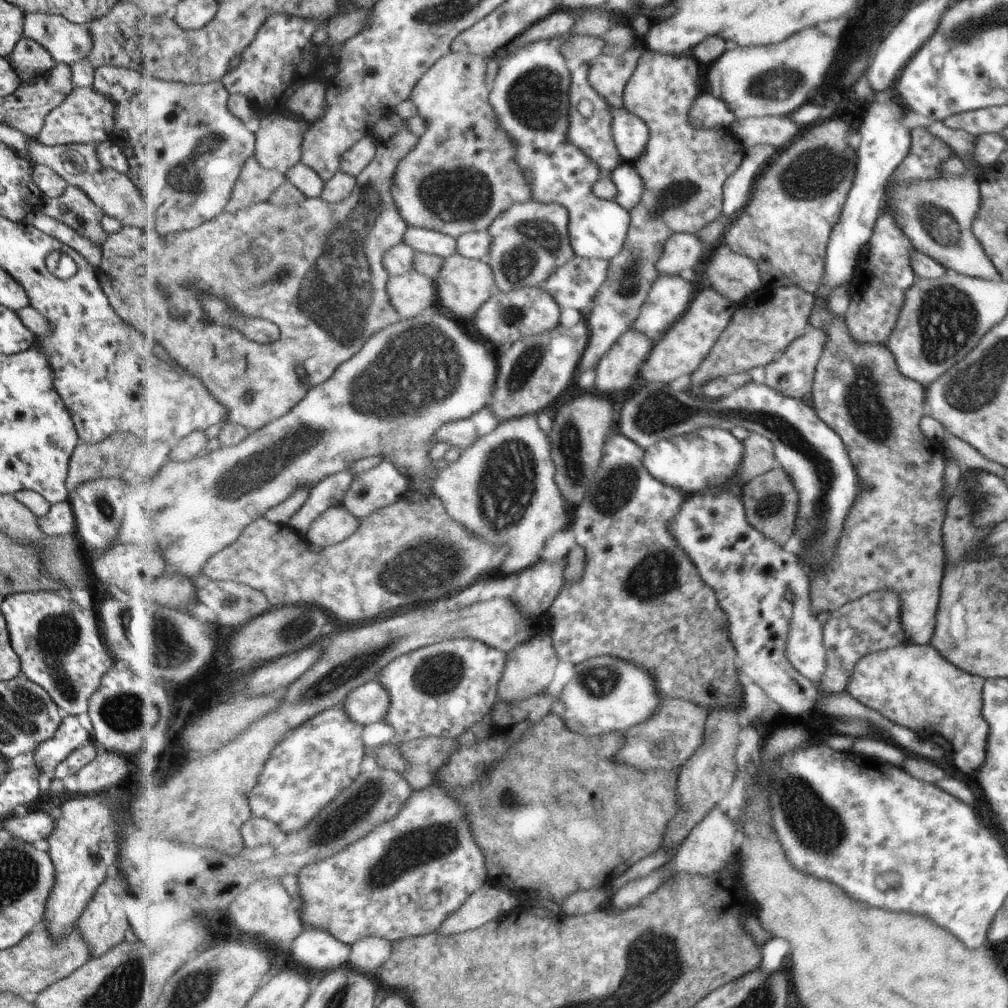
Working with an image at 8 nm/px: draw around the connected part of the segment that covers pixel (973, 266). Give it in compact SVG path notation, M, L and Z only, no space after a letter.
M965 166L965 172L957 175L941 175L934 179L915 179L914 183L897 183L882 193L882 204L887 211L895 212L898 217L898 228L909 237L915 251L938 261L947 271L953 271L966 277L975 277L988 281L999 281L1001 278L989 257L983 254L981 245L971 234L970 226L979 206L979 189L977 177L971 167Z

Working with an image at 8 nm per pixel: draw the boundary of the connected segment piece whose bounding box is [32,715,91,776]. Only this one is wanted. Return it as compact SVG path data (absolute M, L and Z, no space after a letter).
M62 716L54 735L37 743L32 750L32 759L39 774L50 775L53 769L72 750L91 739L77 721L77 716Z

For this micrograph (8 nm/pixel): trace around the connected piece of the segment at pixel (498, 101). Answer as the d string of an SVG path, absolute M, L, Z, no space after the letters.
M573 34L525 45L527 48L515 48L517 52L512 50L508 58L502 61L501 70L495 82L491 84L489 100L498 114L500 131L509 135L518 146L516 161L532 184L534 194L531 199L560 204L567 208L570 214L570 241L577 255L586 259L610 261L626 246L631 217L630 212L617 201L602 199L595 194L595 183L601 179L603 172L594 160L569 140L572 70L562 55L562 44L566 43L571 35Z

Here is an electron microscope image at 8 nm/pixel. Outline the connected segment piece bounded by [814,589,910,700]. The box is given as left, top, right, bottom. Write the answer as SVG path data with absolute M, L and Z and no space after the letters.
M879 589L839 607L823 626L822 645L826 665L815 686L814 700L817 700L817 692L823 699L845 693L859 659L897 645L907 645L909 639L902 625L902 597L893 589Z

